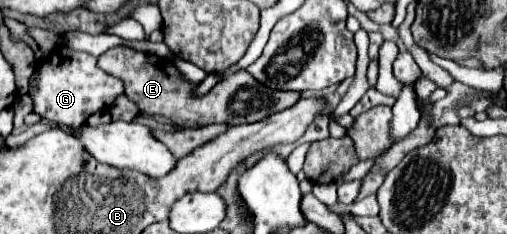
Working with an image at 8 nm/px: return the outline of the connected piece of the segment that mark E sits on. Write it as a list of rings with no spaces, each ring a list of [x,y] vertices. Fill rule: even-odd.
[[[131,48],[107,50],[105,54],[99,56],[97,66],[103,72],[123,80],[127,98],[133,100],[143,114],[167,116],[173,122],[177,122],[179,128],[199,128],[205,124],[227,124],[227,126],[251,124],[251,122],[259,122],[279,110],[293,106],[301,98],[301,94],[295,94],[295,92],[267,90],[265,86],[259,86],[259,82],[255,82],[255,78],[249,78],[249,74],[245,70],[241,70],[241,72],[225,78],[223,82],[215,84],[211,88],[211,92],[207,96],[203,96],[201,100],[193,100],[191,96],[193,96],[195,84],[185,82],[179,76],[173,62],[169,66],[169,60],[165,60],[165,58],[159,58],[155,54],[137,52]]]

